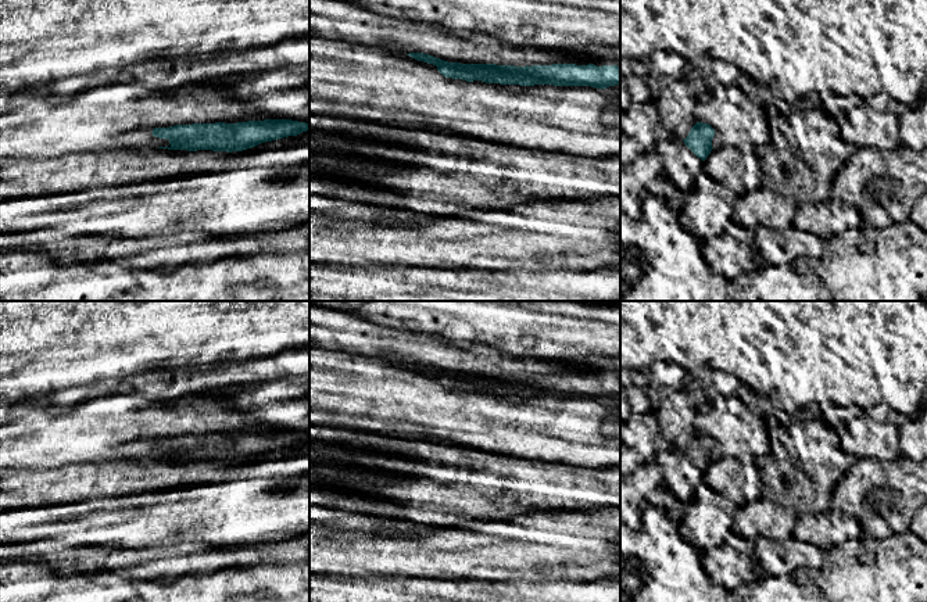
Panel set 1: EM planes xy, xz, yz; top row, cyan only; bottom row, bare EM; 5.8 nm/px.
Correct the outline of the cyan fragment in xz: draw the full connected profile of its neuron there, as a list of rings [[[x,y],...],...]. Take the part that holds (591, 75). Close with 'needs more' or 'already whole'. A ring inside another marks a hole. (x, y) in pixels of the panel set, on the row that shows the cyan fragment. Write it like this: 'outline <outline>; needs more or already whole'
outline [[[588,44],[575,47],[575,53],[588,57],[587,65],[552,64],[552,65],[495,65],[495,64],[461,64],[448,62],[423,53],[407,55],[433,64],[445,78],[466,82],[482,80],[500,85],[554,85],[554,86],[591,86],[606,89],[620,83],[620,47]]]; needs more

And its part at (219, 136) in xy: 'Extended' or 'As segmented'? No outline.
As segmented

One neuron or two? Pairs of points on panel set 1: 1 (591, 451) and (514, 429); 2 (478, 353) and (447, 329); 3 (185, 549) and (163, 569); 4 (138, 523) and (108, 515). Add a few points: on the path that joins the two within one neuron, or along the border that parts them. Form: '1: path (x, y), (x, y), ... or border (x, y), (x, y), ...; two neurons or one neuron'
1: path (572, 436), (566, 430), (533, 429); one neuron
2: border (439, 339), (460, 347), (486, 344), (503, 351); two neurons
3: path (179, 555), (168, 563); one neuron
4: path (131, 523), (115, 522); one neuron

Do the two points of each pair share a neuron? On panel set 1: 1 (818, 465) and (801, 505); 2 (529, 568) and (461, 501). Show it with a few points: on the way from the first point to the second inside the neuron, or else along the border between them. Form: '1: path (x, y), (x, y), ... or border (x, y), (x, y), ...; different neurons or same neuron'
1: path (816, 475), (804, 495); same neuron
2: border (464, 516), (475, 519), (512, 519); different neurons

